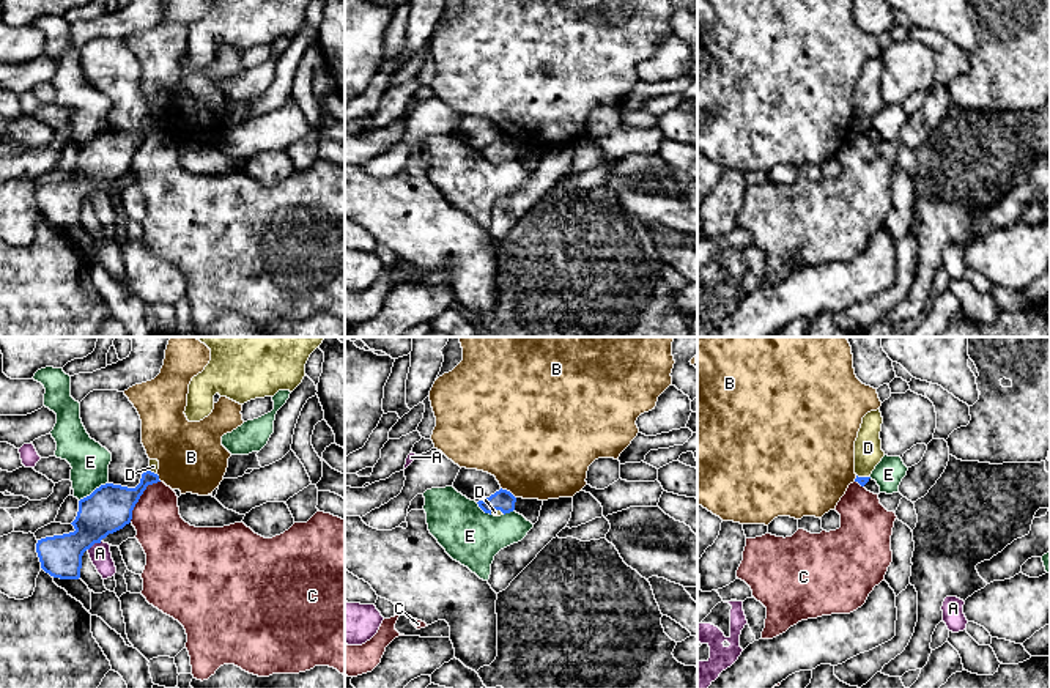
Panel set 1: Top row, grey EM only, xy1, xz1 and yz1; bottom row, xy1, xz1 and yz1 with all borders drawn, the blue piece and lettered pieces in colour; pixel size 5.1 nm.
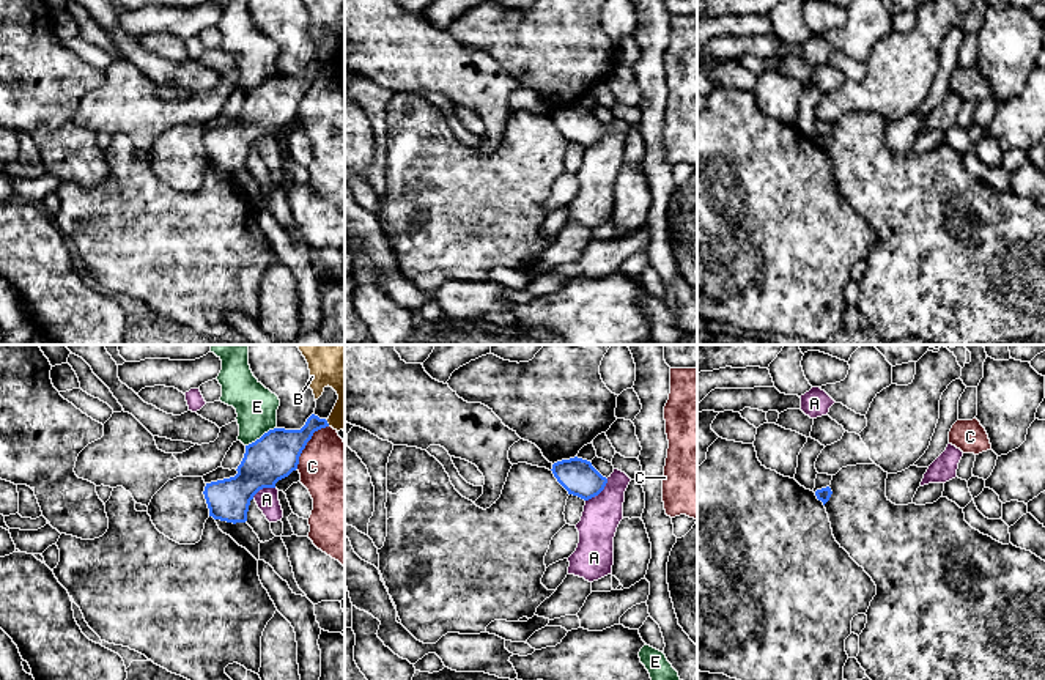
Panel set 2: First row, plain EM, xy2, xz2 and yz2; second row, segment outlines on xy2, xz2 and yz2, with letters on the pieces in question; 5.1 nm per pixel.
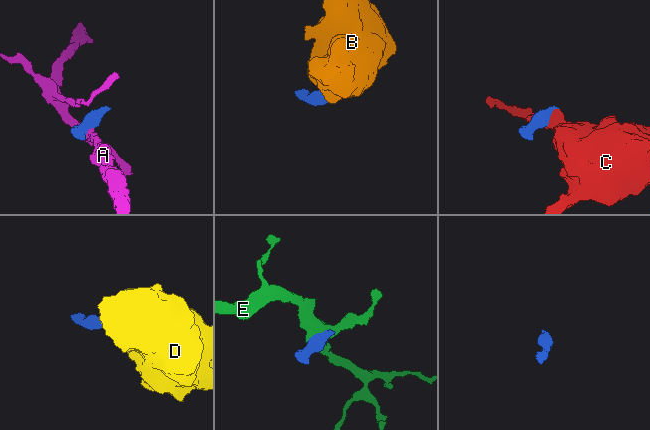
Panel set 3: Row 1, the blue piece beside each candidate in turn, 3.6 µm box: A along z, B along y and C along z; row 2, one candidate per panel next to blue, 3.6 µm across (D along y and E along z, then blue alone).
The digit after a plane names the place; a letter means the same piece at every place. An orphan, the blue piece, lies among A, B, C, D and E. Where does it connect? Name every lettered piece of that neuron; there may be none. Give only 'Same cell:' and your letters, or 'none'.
Same cell: D

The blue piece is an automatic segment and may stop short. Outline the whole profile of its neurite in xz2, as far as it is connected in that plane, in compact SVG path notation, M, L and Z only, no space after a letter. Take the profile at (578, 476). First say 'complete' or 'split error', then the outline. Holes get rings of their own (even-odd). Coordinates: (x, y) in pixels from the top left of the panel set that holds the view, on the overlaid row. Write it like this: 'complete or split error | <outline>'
complete | M578 456L554 463L551 471L568 494L584 501L598 496L607 483L590 461Z

